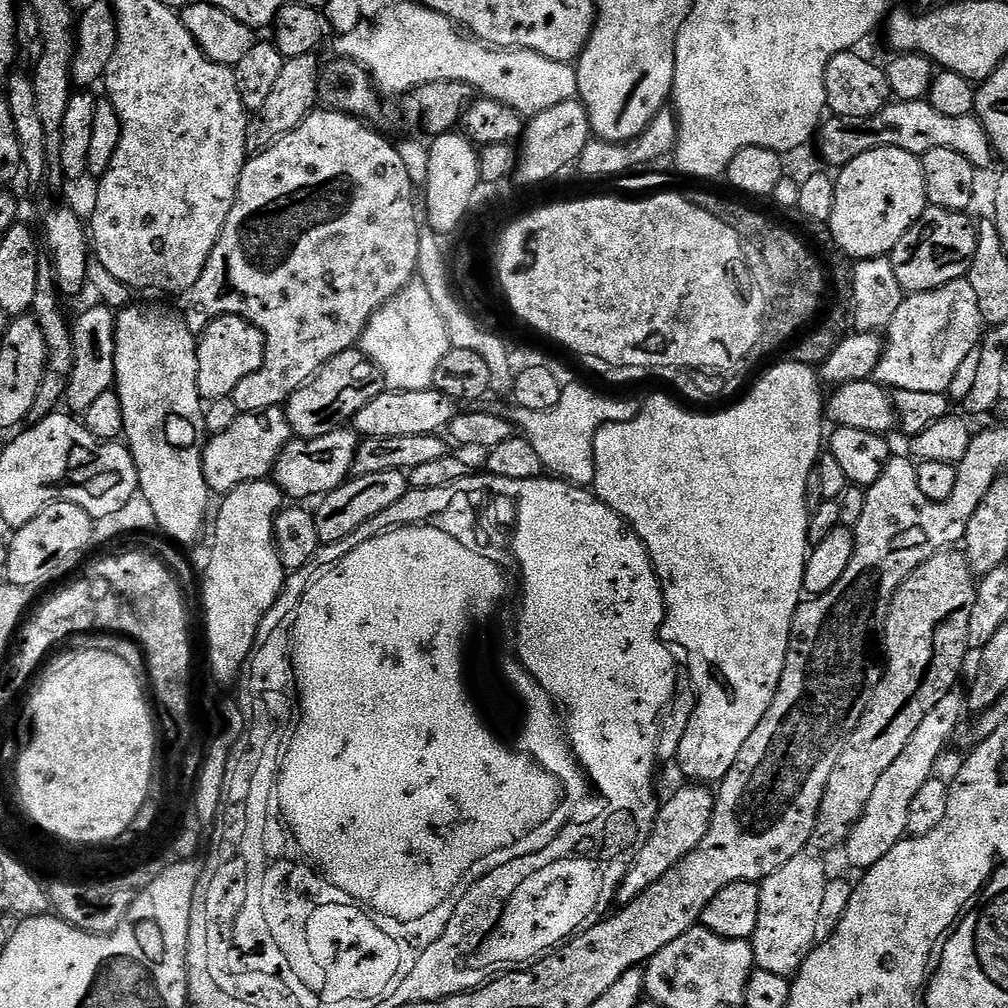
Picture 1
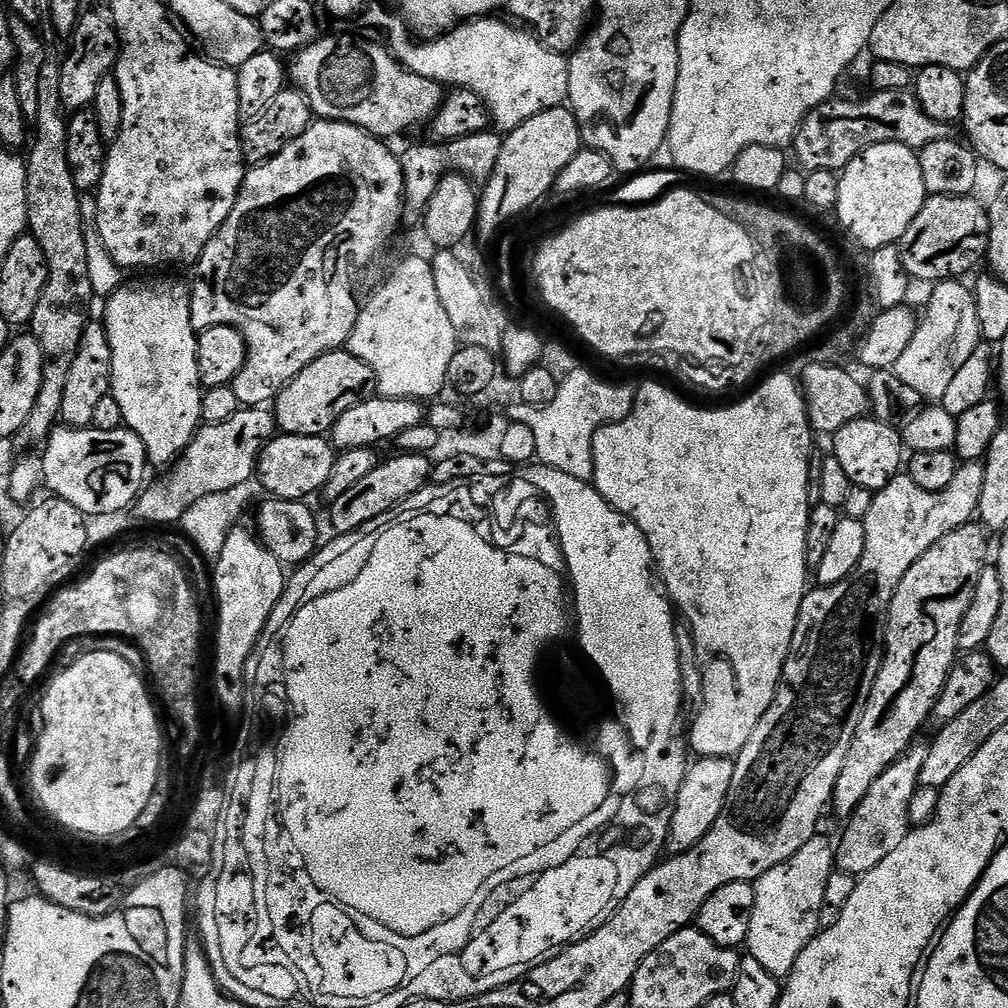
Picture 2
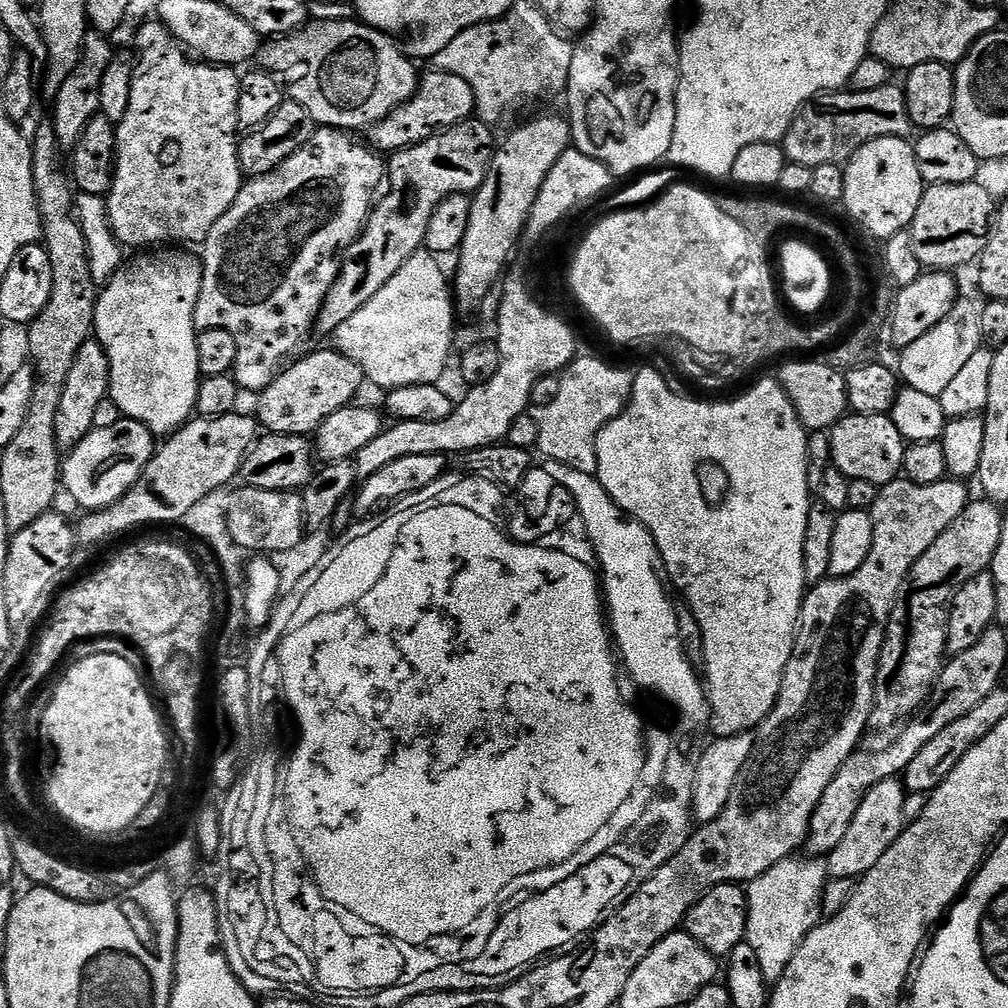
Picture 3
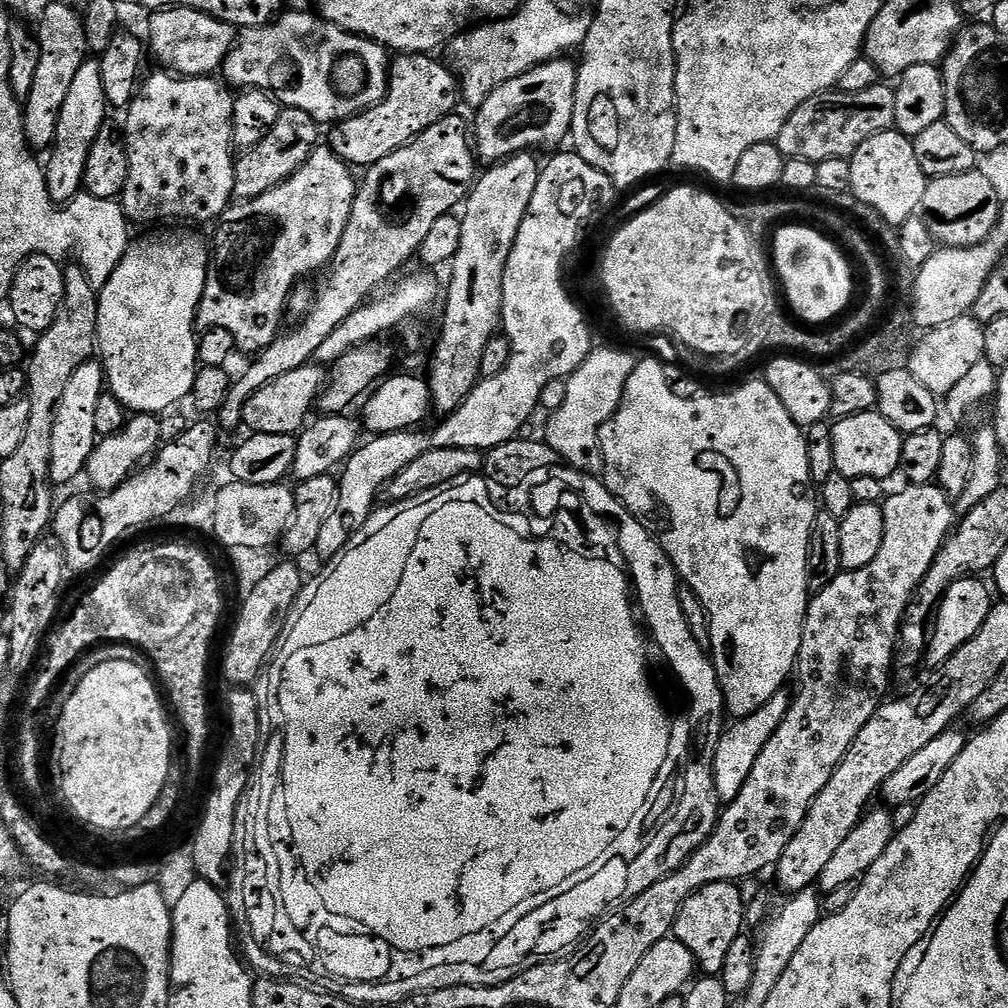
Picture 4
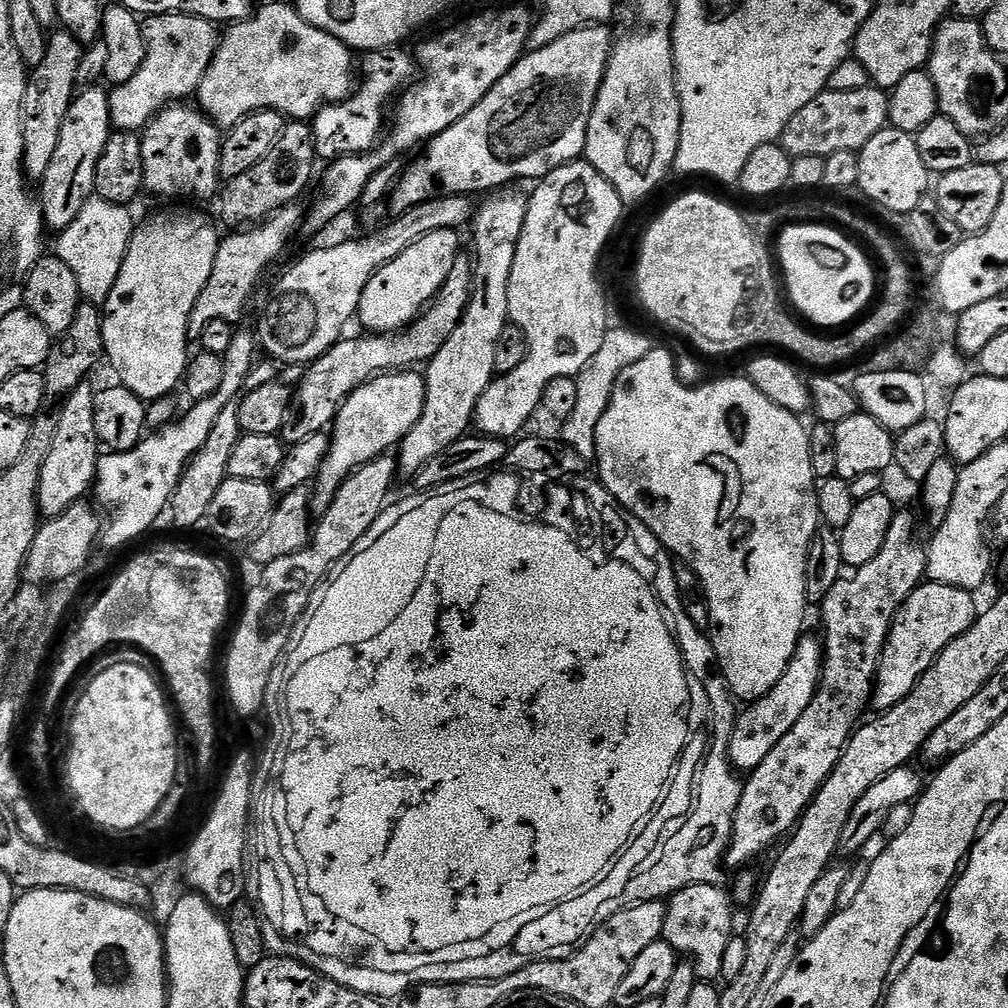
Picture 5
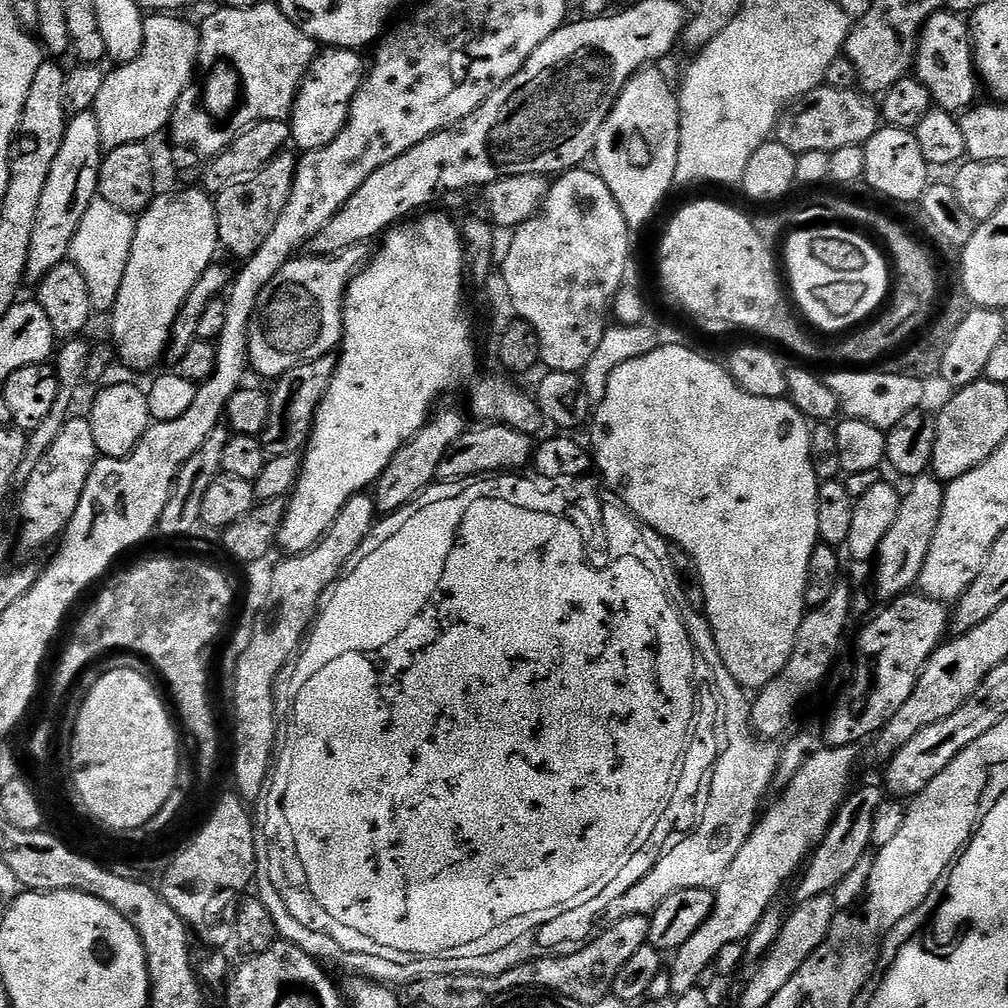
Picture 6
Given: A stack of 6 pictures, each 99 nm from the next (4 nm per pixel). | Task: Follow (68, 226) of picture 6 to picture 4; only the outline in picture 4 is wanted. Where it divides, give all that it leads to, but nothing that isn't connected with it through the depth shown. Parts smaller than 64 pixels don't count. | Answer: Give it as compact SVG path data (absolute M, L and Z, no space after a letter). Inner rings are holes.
M99 59L85 60L82 70L74 78L62 106L62 114L58 114L58 134L54 138L48 164L44 168L44 177L48 193L53 205L63 206L81 192L84 187L84 171L86 158L90 158L90 146L94 138L98 138L98 130L109 119L110 105L106 98L106 90L102 90L102 70Z

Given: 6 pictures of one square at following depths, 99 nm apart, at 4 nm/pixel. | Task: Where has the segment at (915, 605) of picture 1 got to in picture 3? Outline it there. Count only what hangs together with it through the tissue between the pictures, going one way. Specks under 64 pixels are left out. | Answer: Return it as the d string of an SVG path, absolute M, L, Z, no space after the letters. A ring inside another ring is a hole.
M987 498L979 499L973 499L962 514L938 534L938 542L914 562L910 574L902 582L880 651L874 690L876 704L870 721L873 729L895 729L924 706L946 663L948 614L952 600L966 582L991 569L1006 520L1000 513L1003 512L1001 505Z

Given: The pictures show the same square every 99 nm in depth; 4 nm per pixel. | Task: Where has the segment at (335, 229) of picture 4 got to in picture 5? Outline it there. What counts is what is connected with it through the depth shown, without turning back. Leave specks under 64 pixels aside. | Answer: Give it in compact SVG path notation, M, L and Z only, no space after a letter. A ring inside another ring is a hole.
M299 207L280 208L267 220L233 231L225 235L218 246L218 254L214 258L214 270L210 270L210 278L198 298L194 302L194 310L188 316L189 341L199 341L202 330L215 320L225 320L227 324L236 326L248 312L248 303L256 292L256 287L264 280L268 267L283 254L292 240L292 235L302 228L302 212Z

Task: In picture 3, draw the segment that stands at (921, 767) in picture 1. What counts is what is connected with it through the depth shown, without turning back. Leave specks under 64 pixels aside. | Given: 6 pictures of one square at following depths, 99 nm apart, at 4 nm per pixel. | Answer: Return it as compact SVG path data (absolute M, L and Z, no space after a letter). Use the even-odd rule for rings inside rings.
M899 779L883 780L878 782L862 798L862 806L858 806L858 814L854 814L854 822L850 822L850 830L846 830L846 838L834 846L834 850L826 857L826 867L831 879L852 879L859 881L865 876L898 842L898 838L904 833L906 821L904 811L906 810L906 798L908 792Z

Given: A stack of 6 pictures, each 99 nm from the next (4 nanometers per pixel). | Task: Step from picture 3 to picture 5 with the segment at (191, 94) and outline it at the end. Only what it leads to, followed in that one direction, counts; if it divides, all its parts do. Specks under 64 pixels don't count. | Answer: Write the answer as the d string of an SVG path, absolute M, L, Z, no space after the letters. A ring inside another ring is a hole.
M173 102L161 108L160 111L156 113L156 117L148 123L147 128L143 129L142 135L140 136L140 145L142 146L142 174L144 175L144 188L147 189L147 191L152 191L156 196L177 196L180 200L208 200L211 196L213 199L222 187L220 171L218 170L222 132L221 129L217 128L216 125L200 111L199 107L192 106L192 108L187 108L188 106L189 105L184 102Z

